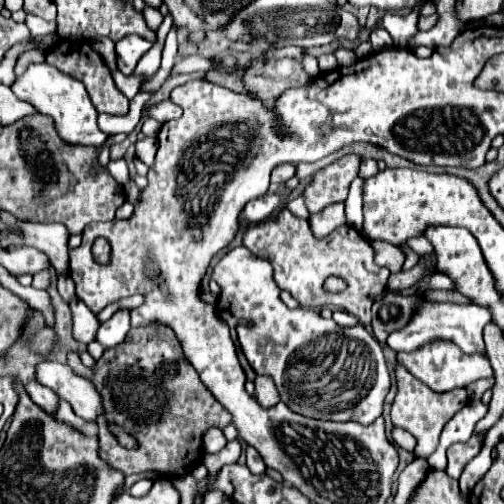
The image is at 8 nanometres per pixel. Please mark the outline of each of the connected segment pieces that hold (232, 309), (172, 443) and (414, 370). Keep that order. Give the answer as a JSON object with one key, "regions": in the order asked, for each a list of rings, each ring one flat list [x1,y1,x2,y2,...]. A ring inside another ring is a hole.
{"regions":[[[235,247,221,257,221,261,213,267,211,275,221,287,217,299,217,315,237,331,239,345,257,371,257,375,271,375,279,389,281,401,289,405,299,415,327,421,361,421,363,425,371,425,383,409,385,395,389,393,389,369,383,357,383,349,377,339,361,325,355,327,339,327,333,319,325,319,317,309,289,309,279,299,279,287,273,279,273,267,269,261,253,255,247,247],[239,319,249,319,255,325,243,327]],[[163,323,131,327,129,335,125,337,125,341,121,345,105,349,103,357,95,361,95,367,83,367,79,371,79,375,87,377,103,397,105,413,97,417,99,457,107,465,111,465,113,469,121,471,123,475,153,471,157,475,165,475,167,479,183,477,183,475,191,473,199,465,199,461,203,461,203,455,205,455,203,435,205,435,205,431,211,427,225,429,233,421,231,413,225,407,221,407,221,403,201,383,197,371,185,359,181,343,177,341,175,333],[109,425,119,425,129,435,133,435,137,439,137,449,125,451,125,447,121,447,117,437,109,431]],[[435,339,429,345,415,349,411,353,397,353,397,363,403,365,411,375,415,375,435,393,451,391,455,387,465,387,483,377,493,377,493,369,485,353,473,353,473,355,461,353,461,349,447,339]]]}

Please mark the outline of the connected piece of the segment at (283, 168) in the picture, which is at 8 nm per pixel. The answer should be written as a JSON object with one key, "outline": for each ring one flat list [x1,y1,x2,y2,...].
{"outline":[[283,163,283,165,277,165,275,169,273,169,273,173,271,173,271,183,285,183,285,181,289,181,293,175,295,175,295,165,291,165,291,163]]}

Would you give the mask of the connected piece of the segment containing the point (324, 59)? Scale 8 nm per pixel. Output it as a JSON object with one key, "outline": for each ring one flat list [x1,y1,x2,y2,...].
{"outline":[[331,53,321,55,321,57,317,59,317,63,319,63,319,71,321,71,321,73,329,73,329,71,337,69,337,59,335,59,335,55,331,55]]}

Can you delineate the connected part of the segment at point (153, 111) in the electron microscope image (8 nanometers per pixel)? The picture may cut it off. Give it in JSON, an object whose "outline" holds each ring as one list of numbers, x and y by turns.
{"outline":[[171,101,157,103,157,105,153,105,153,107,149,109,149,115,151,115,153,119,157,119,161,125,163,125,163,123,167,123,167,121,179,119,179,117,181,117,181,113,183,113,183,111,181,111,175,103,171,103]]}

